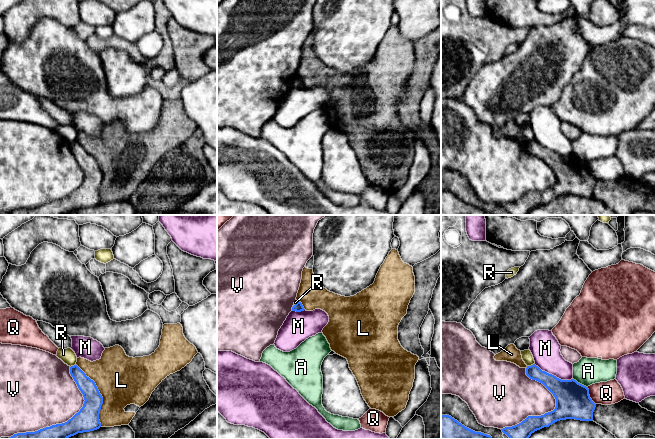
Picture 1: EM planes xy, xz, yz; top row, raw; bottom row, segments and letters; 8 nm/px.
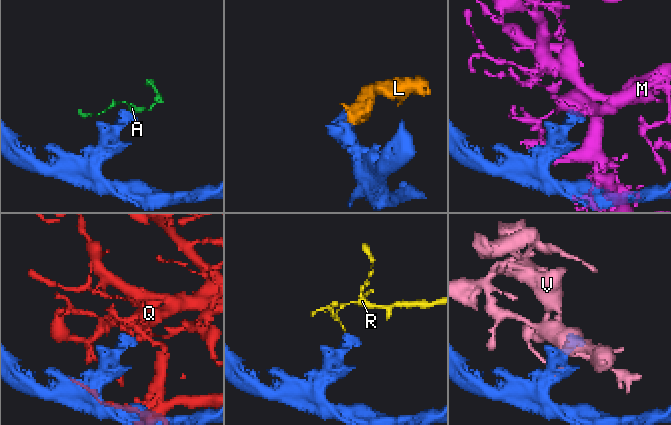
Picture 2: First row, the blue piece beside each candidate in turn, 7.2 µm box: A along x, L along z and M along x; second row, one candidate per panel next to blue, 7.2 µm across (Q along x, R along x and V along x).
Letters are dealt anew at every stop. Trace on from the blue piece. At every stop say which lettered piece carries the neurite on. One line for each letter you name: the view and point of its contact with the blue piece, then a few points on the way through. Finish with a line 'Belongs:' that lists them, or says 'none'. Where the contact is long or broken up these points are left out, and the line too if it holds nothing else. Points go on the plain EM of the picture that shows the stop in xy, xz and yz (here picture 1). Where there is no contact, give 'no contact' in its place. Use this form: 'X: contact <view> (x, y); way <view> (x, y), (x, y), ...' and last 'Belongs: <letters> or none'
L: contact xy (101, 171)
Belongs: L

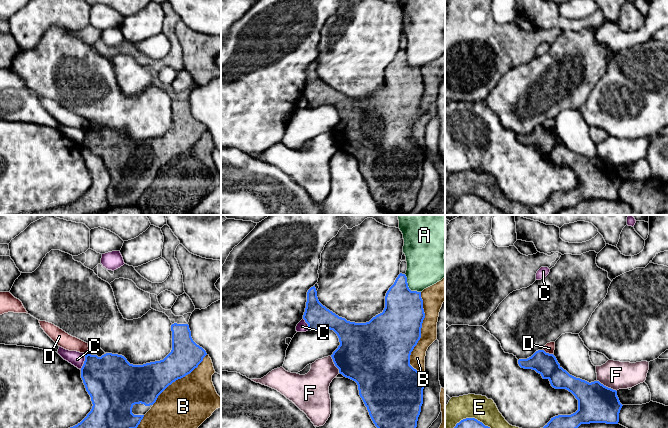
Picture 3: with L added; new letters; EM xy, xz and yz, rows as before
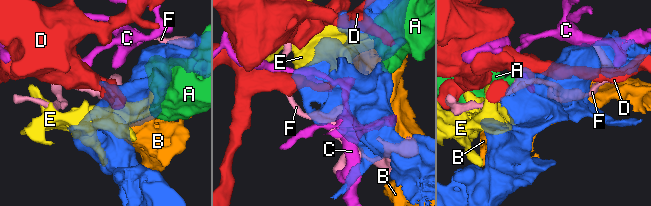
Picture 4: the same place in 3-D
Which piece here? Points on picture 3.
Belongs: none

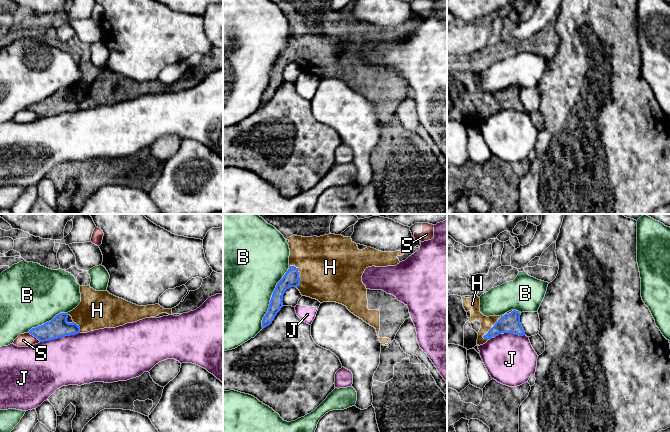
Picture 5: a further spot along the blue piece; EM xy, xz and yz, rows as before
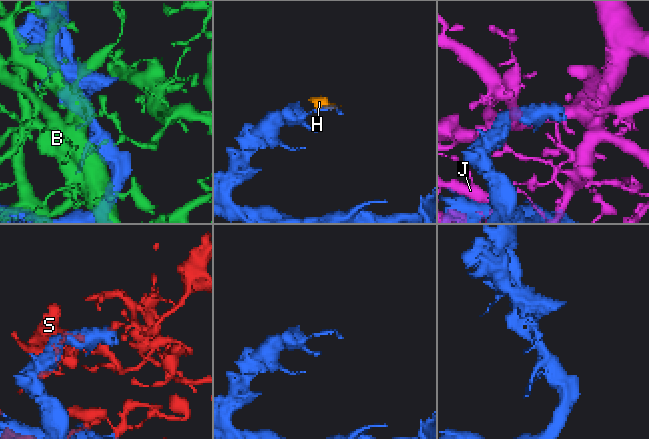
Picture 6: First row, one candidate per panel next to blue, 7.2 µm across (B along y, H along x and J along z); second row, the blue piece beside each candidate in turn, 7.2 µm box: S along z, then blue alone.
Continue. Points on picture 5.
H: contact yz (497, 97); way yz (509, 99), (497, 97), (485, 97), (472, 80)
Belongs: H

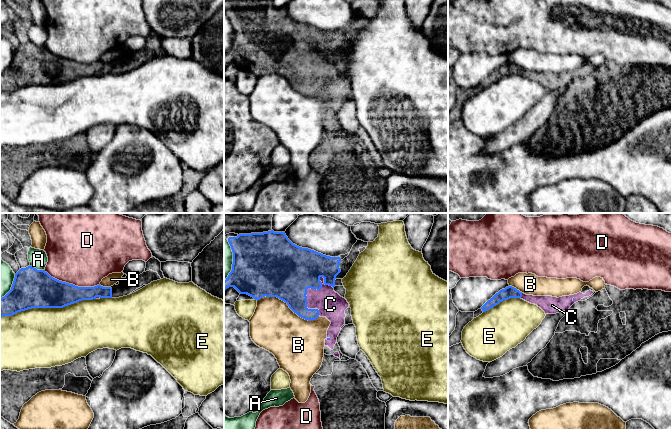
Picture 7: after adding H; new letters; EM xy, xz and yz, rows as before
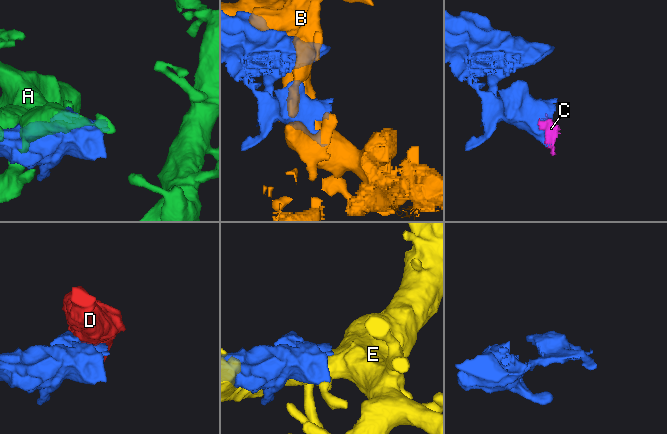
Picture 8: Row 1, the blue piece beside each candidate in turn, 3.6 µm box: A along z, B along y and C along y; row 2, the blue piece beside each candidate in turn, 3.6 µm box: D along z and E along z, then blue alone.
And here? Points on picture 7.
C: contact xz (306, 69)
Belongs: C

